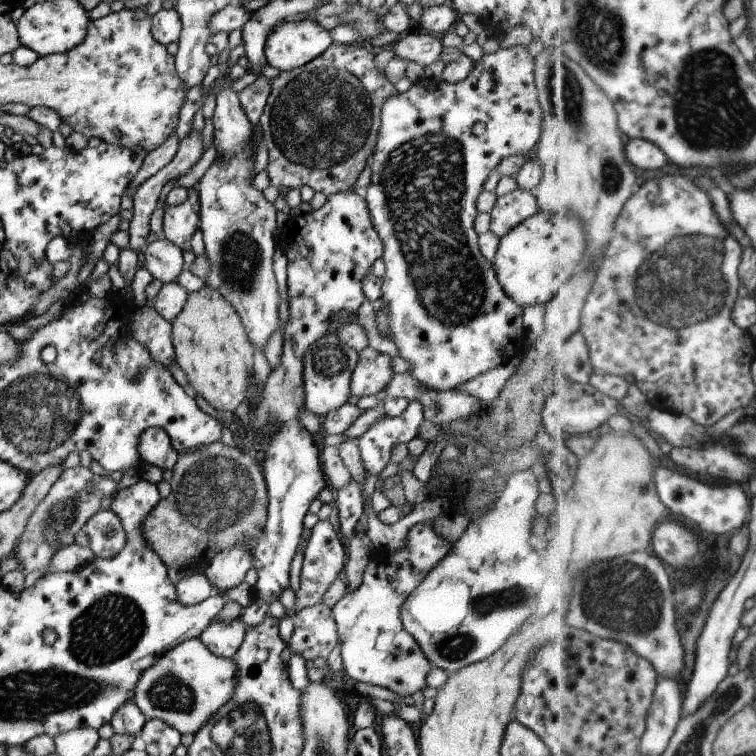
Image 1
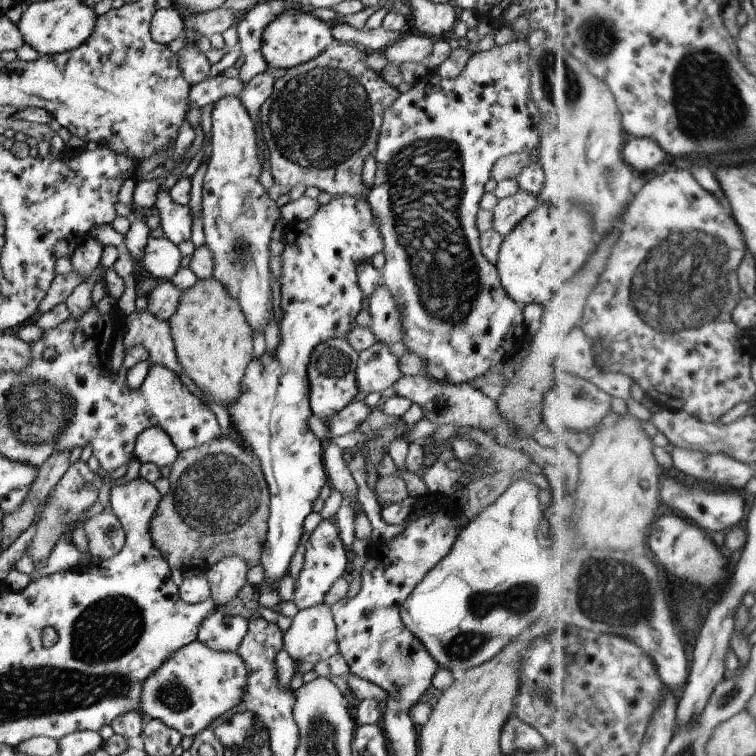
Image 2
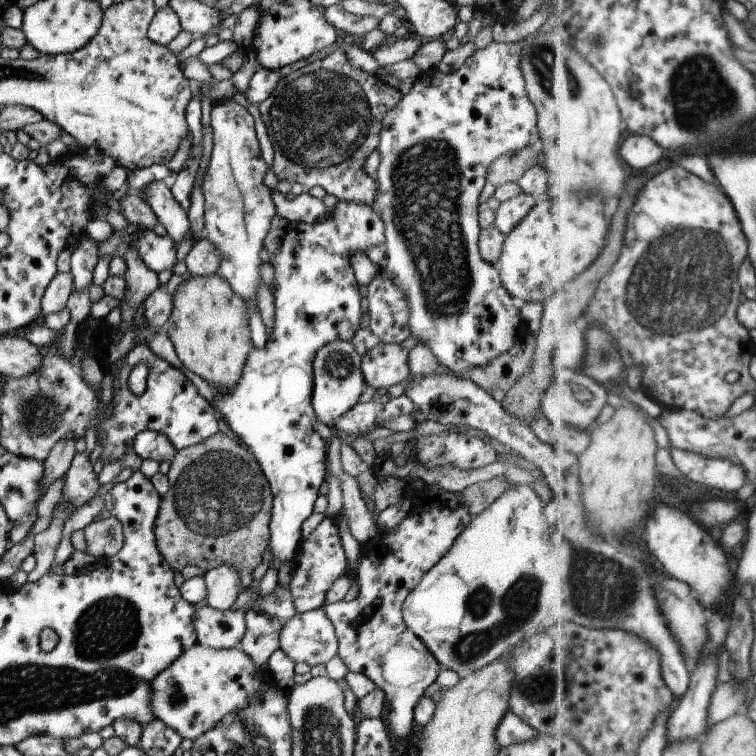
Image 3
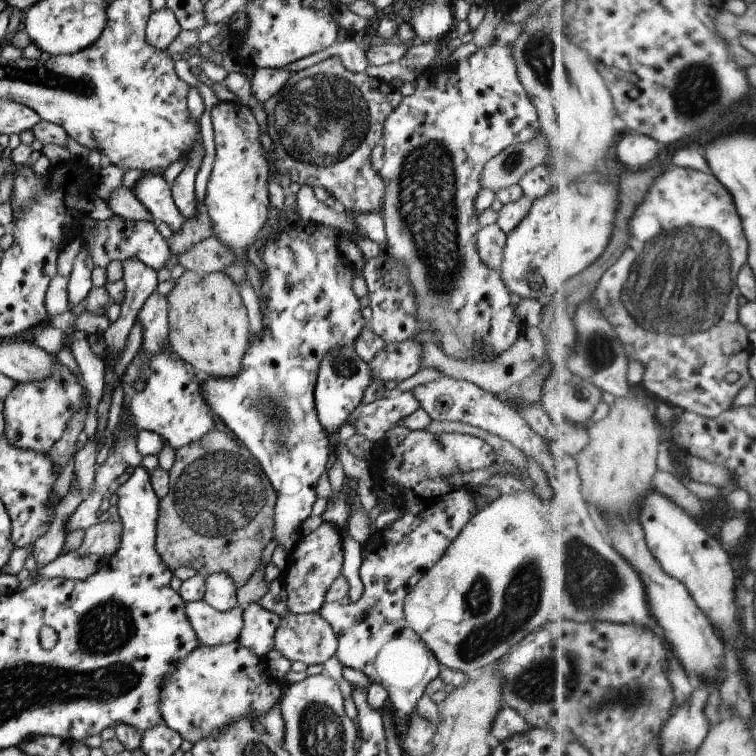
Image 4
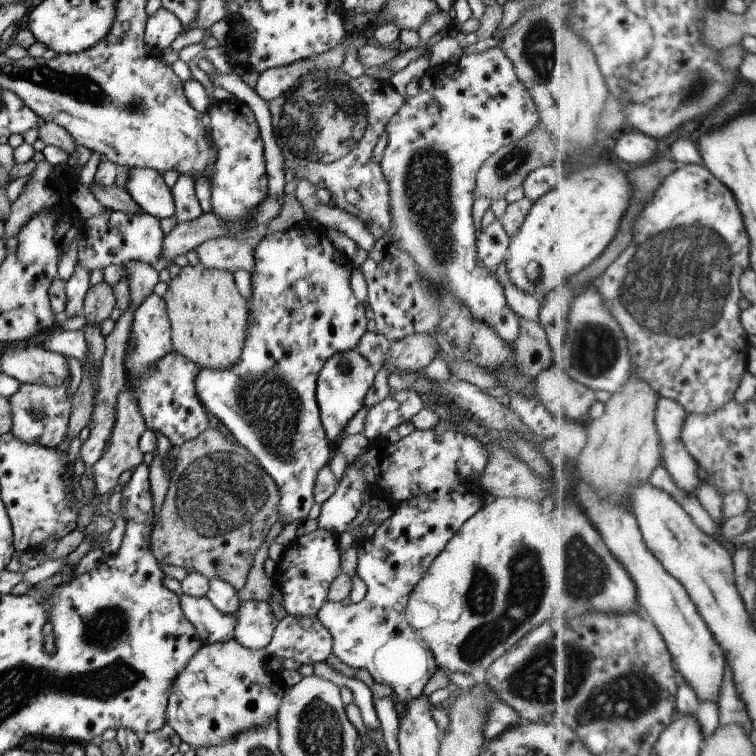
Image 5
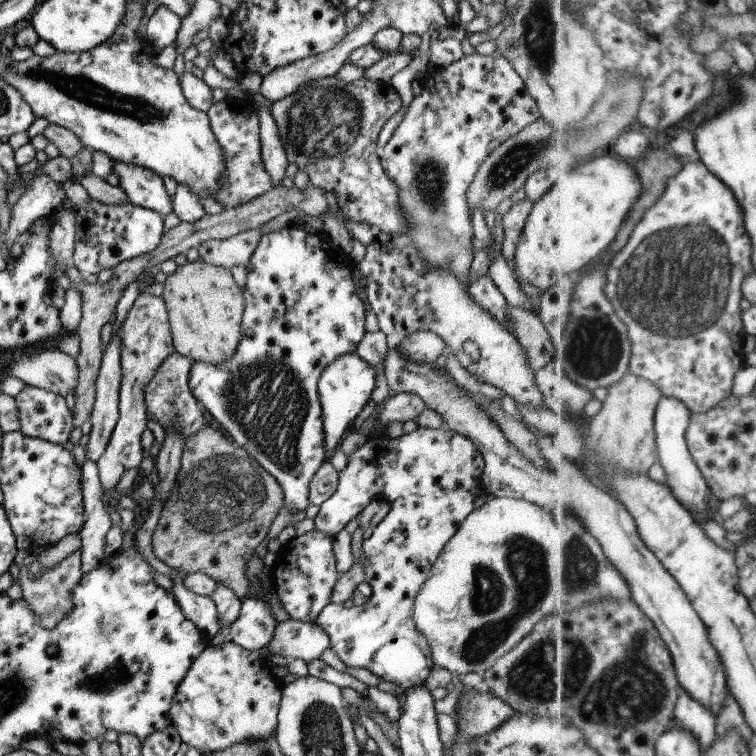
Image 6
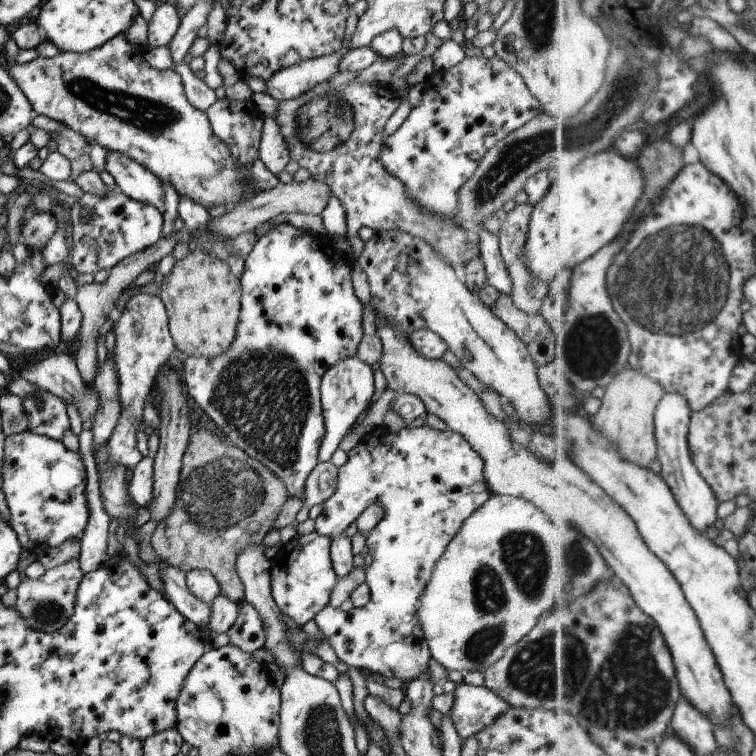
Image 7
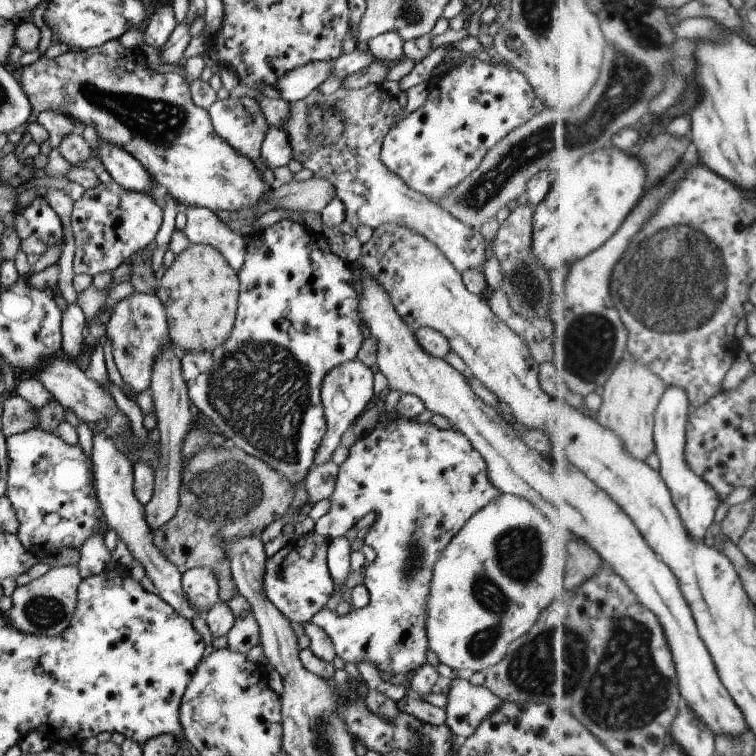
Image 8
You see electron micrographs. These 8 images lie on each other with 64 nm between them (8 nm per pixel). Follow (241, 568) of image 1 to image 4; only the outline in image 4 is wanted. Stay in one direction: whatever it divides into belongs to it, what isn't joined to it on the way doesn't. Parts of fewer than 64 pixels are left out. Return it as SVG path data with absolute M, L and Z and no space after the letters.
M216 572L206 576L204 600L218 611L233 610L237 607L238 586L226 572Z

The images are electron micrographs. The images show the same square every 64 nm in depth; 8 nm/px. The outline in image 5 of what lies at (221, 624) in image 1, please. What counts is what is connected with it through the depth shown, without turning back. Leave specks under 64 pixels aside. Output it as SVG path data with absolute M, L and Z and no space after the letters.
M180 594L180 605L186 620L206 645L234 639L236 613L222 614L206 596L194 597Z

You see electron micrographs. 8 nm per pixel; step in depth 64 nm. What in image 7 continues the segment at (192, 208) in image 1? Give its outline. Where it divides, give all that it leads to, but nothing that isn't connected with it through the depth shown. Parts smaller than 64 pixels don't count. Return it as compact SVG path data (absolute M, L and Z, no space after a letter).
M120 152L107 154L105 170L114 177L116 188L128 198L150 204L163 214L165 207L160 178Z

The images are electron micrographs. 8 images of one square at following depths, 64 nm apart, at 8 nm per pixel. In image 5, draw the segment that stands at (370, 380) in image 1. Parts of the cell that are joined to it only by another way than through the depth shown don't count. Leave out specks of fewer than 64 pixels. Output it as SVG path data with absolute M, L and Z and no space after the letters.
M412 334L412 336L408 336L408 338L404 338L404 340L400 340L399 342L392 343L390 346L390 350L388 350L388 360L382 364L384 368L388 371L388 374L392 374L394 370L398 370L398 372L418 372L418 370L422 370L429 366L429 364L435 359L436 352L440 349L438 342L436 342L436 338L434 336L430 336L430 334Z

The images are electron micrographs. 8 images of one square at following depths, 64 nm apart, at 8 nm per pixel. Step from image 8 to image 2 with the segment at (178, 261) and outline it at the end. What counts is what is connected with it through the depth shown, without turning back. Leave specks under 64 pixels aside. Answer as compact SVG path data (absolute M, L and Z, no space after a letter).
M199 279L192 288L182 290L176 314L168 321L178 363L196 385L216 404L230 406L242 394L242 380L252 362L253 332L238 300L214 280Z

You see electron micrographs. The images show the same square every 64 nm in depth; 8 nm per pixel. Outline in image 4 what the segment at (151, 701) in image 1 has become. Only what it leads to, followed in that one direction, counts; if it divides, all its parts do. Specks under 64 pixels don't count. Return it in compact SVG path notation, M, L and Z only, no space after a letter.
M238 641L212 647L200 644L164 678L160 714L163 723L194 745L242 716L253 719L266 714L281 700L283 688L267 676L264 657L254 656L250 648L244 648Z

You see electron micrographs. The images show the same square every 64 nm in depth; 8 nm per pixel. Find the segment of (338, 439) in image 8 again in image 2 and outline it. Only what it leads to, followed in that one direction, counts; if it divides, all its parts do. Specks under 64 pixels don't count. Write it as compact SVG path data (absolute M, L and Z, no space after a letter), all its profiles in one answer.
M344 337L328 338L312 350L310 364L306 368L310 390L308 398L311 412L323 422L329 422L332 414L344 410L358 394L358 382L356 382L358 360L359 353L350 346Z

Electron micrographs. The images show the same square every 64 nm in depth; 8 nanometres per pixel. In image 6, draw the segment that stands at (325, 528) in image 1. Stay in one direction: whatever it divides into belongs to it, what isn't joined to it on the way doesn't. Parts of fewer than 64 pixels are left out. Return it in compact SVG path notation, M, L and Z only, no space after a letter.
M315 529L292 538L277 556L271 570L271 582L284 616L301 622L316 622L326 604L331 603L332 588L339 578L334 558L334 536Z

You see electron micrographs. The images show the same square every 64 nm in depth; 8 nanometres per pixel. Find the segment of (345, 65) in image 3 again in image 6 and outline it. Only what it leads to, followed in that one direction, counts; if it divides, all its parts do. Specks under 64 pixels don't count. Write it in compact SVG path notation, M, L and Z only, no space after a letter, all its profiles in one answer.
M362 77L343 86L333 81L309 83L291 96L272 102L269 112L276 122L288 164L296 164L300 172L306 172L310 176L311 185L332 192L345 220L354 224L365 223L394 235L405 233L408 230L408 222L398 204L398 188L386 176L380 164L377 143L384 124L399 112L402 106L402 98L390 83L366 80Z

